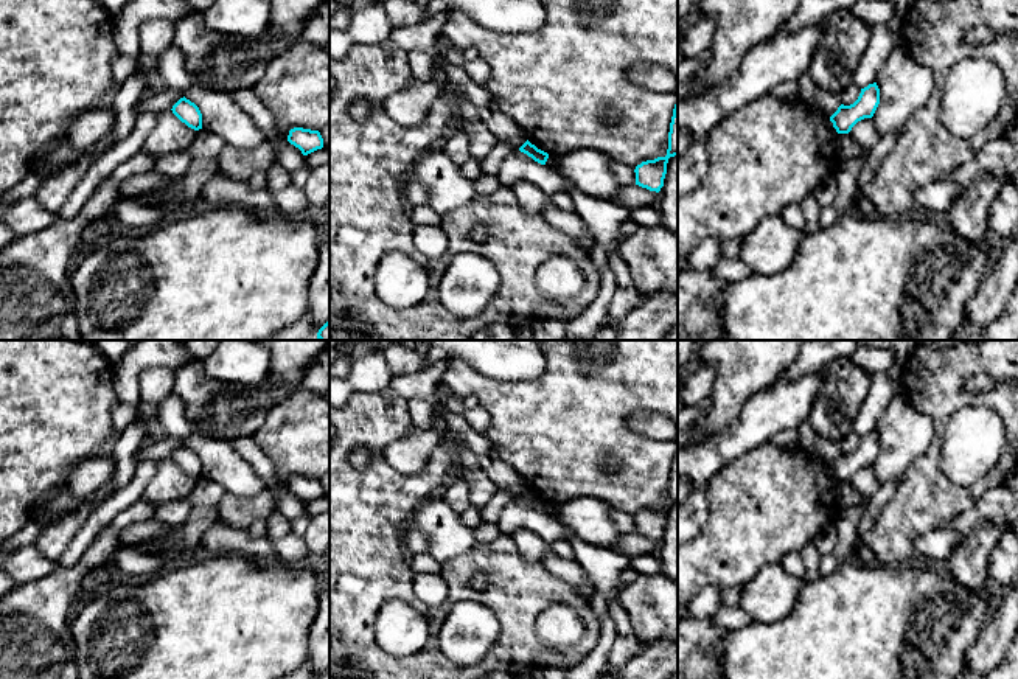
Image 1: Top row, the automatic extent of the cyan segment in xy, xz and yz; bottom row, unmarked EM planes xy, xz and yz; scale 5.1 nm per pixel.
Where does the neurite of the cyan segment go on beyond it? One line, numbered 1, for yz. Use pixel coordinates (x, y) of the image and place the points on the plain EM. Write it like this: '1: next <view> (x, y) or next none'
1: next none

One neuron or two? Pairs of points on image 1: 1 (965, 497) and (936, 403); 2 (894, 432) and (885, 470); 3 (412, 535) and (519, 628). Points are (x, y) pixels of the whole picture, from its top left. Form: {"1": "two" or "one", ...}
{"1": "one", "2": "one", "3": "two"}

